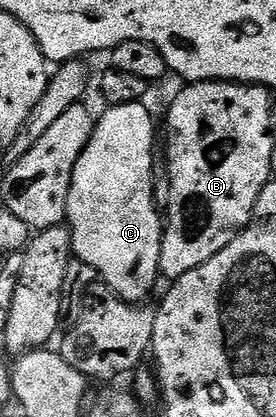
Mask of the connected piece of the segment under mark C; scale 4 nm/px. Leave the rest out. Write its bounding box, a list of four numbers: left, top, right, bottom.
[66,102,164,304]

